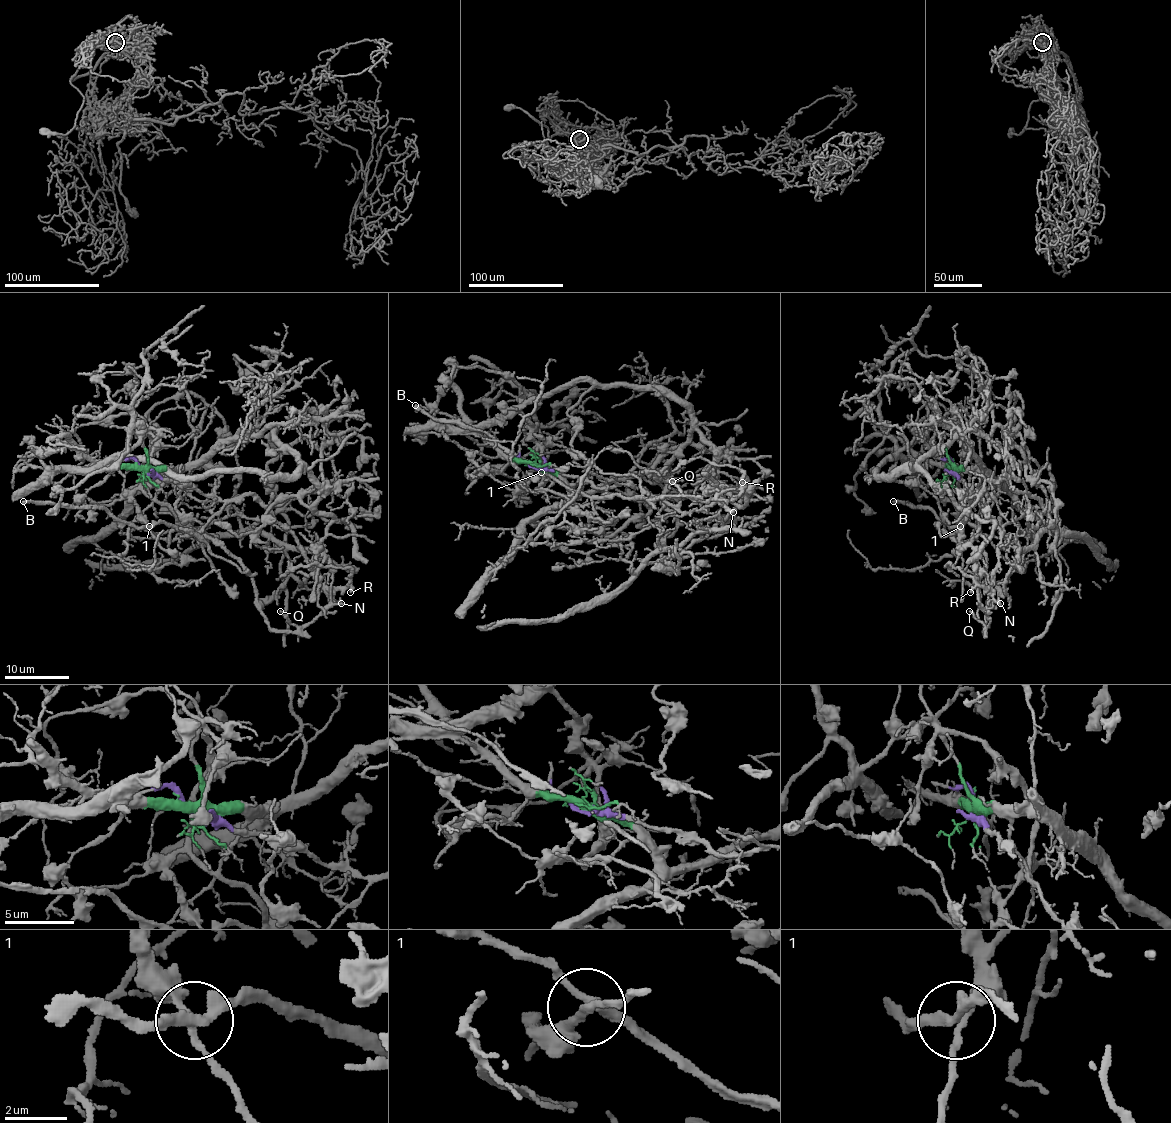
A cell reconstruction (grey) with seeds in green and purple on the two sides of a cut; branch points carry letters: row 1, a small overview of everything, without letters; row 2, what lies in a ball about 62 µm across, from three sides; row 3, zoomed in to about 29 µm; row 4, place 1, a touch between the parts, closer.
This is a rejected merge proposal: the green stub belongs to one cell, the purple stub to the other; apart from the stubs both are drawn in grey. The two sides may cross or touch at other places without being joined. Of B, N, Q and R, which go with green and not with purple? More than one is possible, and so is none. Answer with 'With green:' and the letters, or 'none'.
With green: none

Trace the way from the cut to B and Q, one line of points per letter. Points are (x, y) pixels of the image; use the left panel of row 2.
B: (143, 467), (222, 501), (251, 494), (295, 536), (330, 604), (274, 631), (253, 576), (208, 538), (23, 501)
Q: (143, 467), (222, 501), (251, 494), (295, 536), (330, 604), (296, 626), (280, 612)

